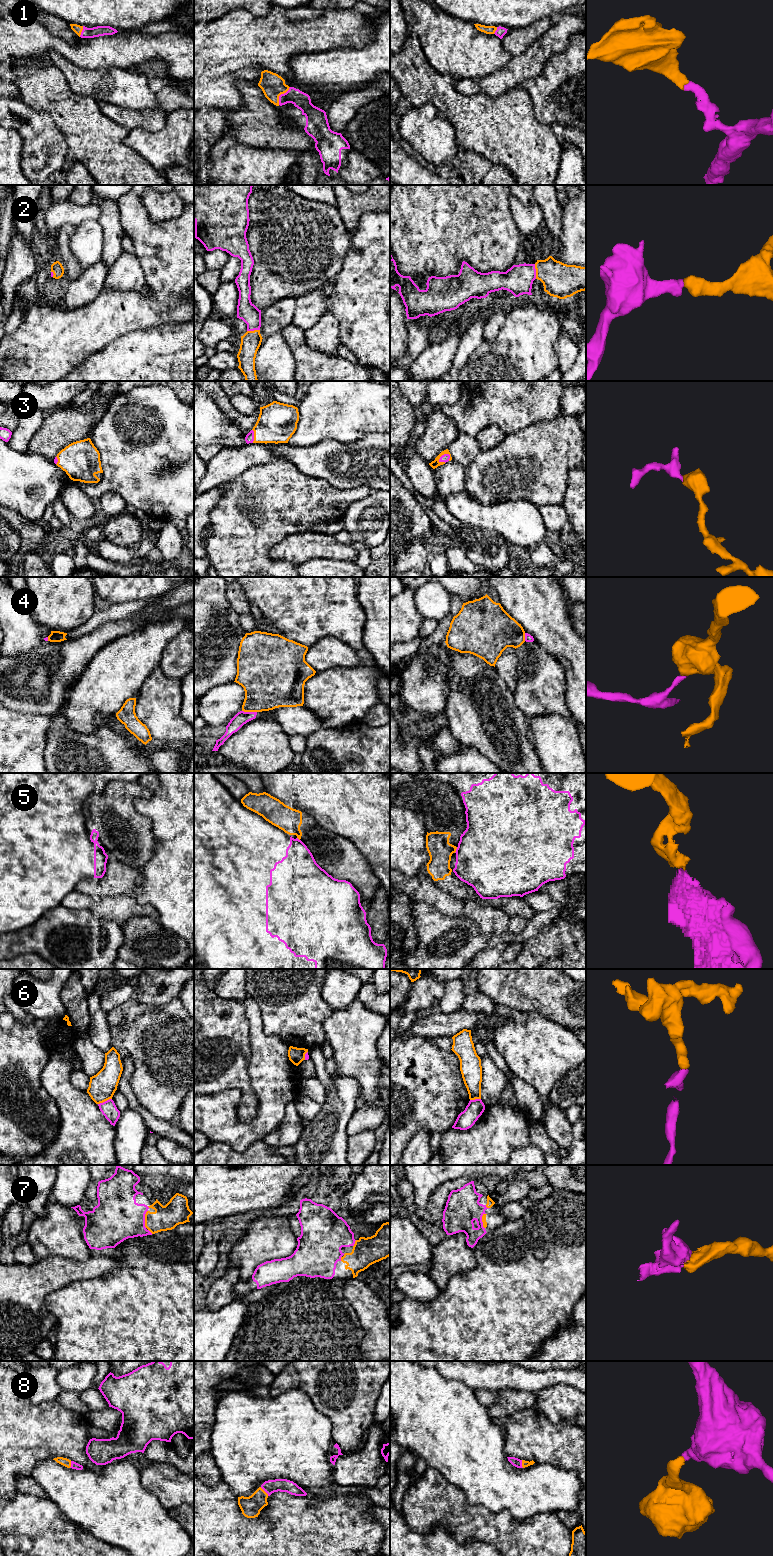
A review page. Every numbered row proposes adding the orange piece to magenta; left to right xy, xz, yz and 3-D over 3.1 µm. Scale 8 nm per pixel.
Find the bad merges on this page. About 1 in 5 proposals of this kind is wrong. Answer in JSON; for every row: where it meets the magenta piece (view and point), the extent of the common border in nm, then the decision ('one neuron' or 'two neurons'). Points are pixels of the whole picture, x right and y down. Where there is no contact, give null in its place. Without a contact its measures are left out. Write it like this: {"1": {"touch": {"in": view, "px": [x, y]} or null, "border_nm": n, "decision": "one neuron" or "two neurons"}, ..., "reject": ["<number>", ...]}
{"1": {"touch": {"in": "xz", "px": [280, 95]}, "border_nm": 170, "decision": "one neuron"}, "2": {"touch": {"in": "yz", "px": [535, 271]}, "border_nm": 120, "decision": "one neuron"}, "3": {"touch": {"in": "yz", "px": [444, 454]}, "border_nm": 120, "decision": "one neuron"}, "4": {"touch": {"in": "xz", "px": [249, 712]}, "border_nm": 120, "decision": "two neurons"}, "5": {"touch": {"in": "yz", "px": [456, 850]}, "border_nm": 50, "decision": "two neurons"}, "6": {"touch": {"in": "xy", "px": [105, 1101]}, "border_nm": 120, "decision": "two neurons"}, "7": {"touch": {"in": "xy", "px": [144, 1219]}, "border_nm": 140, "decision": "one neuron"}, "8": {"touch": {"in": "xz", "px": [264, 1490]}, "border_nm": 100, "decision": "one neuron"}, "reject": ["4", "5", "6"]}

